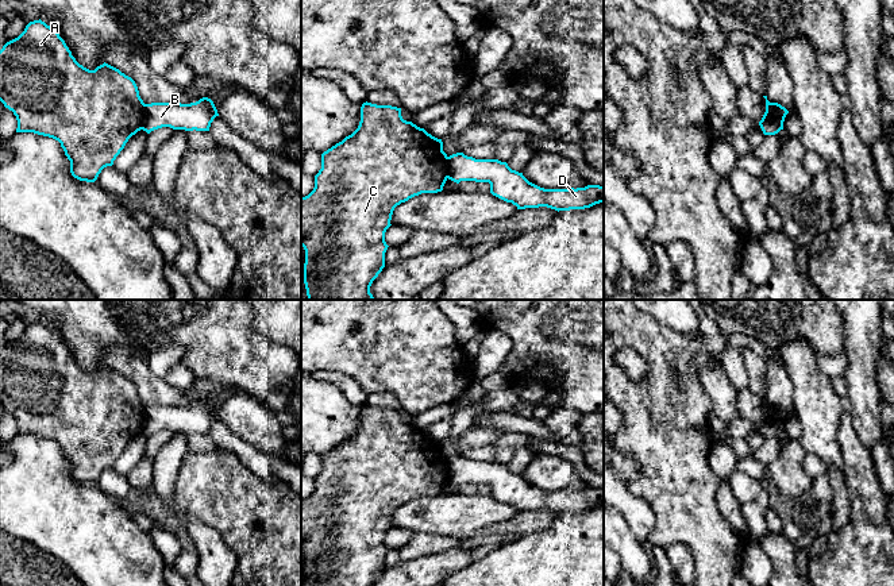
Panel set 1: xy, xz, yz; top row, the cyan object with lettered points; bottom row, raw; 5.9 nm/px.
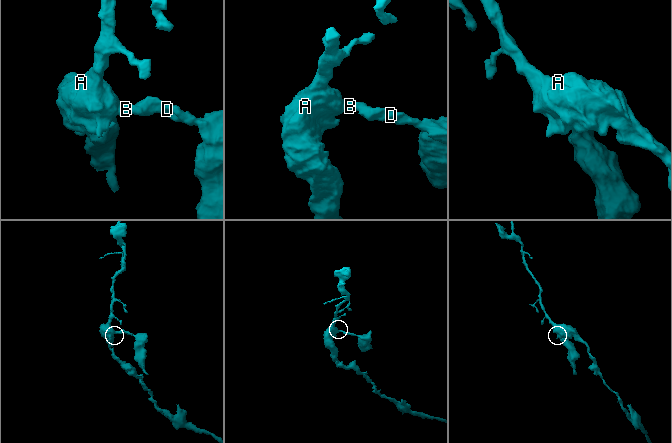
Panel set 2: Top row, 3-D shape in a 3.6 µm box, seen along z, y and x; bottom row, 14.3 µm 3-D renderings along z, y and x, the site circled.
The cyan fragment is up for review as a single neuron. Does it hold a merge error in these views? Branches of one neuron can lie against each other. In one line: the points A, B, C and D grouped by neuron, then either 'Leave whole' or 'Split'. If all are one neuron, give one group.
Groups: A C / B D. Split

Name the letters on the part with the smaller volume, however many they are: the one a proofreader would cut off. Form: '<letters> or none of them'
B, D

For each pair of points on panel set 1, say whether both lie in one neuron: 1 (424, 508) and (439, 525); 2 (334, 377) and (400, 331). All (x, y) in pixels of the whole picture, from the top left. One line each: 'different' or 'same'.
1: same
2: different

